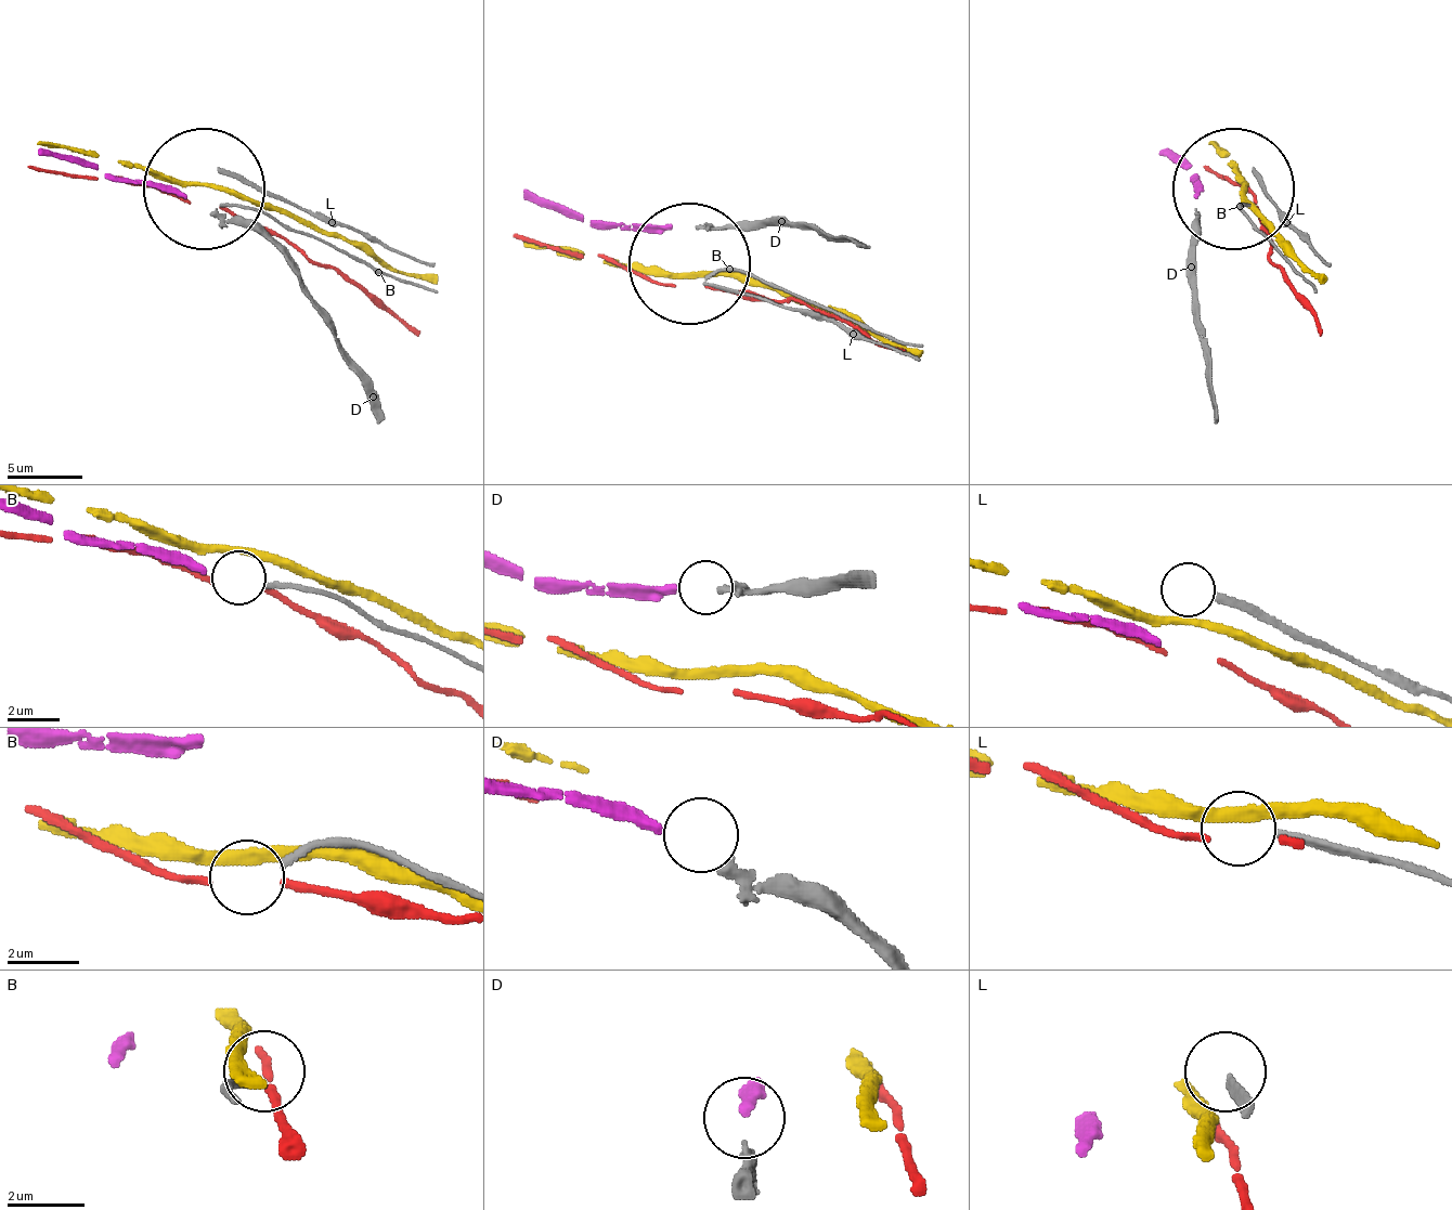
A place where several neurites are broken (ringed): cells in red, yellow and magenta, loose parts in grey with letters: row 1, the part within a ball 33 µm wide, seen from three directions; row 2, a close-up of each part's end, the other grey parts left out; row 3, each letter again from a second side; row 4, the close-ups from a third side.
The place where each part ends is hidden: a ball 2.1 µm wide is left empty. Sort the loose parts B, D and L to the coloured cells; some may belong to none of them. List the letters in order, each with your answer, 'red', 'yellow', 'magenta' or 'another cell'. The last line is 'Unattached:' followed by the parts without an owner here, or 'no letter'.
B: another cell
D: magenta
L: another cell
Unattached: B, L

